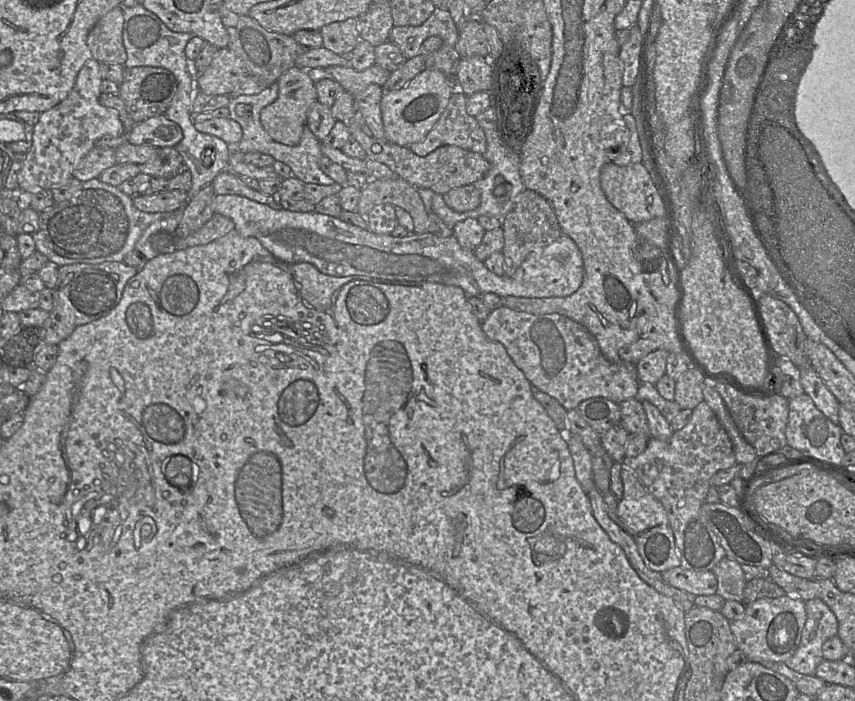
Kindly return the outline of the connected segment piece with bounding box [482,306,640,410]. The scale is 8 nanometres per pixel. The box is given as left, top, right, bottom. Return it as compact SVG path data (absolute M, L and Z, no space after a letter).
M500 306L491 311L482 323L486 337L500 342L515 365L530 383L555 398L566 410L576 409L586 399L604 397L617 404L635 398L640 384L635 364L612 362L602 354L596 339L579 323L561 314L530 314Z

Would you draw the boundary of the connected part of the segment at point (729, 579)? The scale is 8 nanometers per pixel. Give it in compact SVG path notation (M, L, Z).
M724 557L712 571L717 578L717 594L726 601L742 602L747 581L741 564Z

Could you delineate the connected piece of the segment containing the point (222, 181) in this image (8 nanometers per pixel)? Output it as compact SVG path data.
M230 169L218 174L211 185L215 195L238 195L258 203L268 205L274 209L281 208L276 196L268 196L260 191L251 189L243 184L239 180L239 177Z

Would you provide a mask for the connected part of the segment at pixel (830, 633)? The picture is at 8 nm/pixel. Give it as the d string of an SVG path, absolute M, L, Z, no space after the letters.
M820 598L805 603L807 619L800 644L785 664L801 674L816 676L816 668L824 660L822 646L826 640L838 634L838 622L834 613Z

